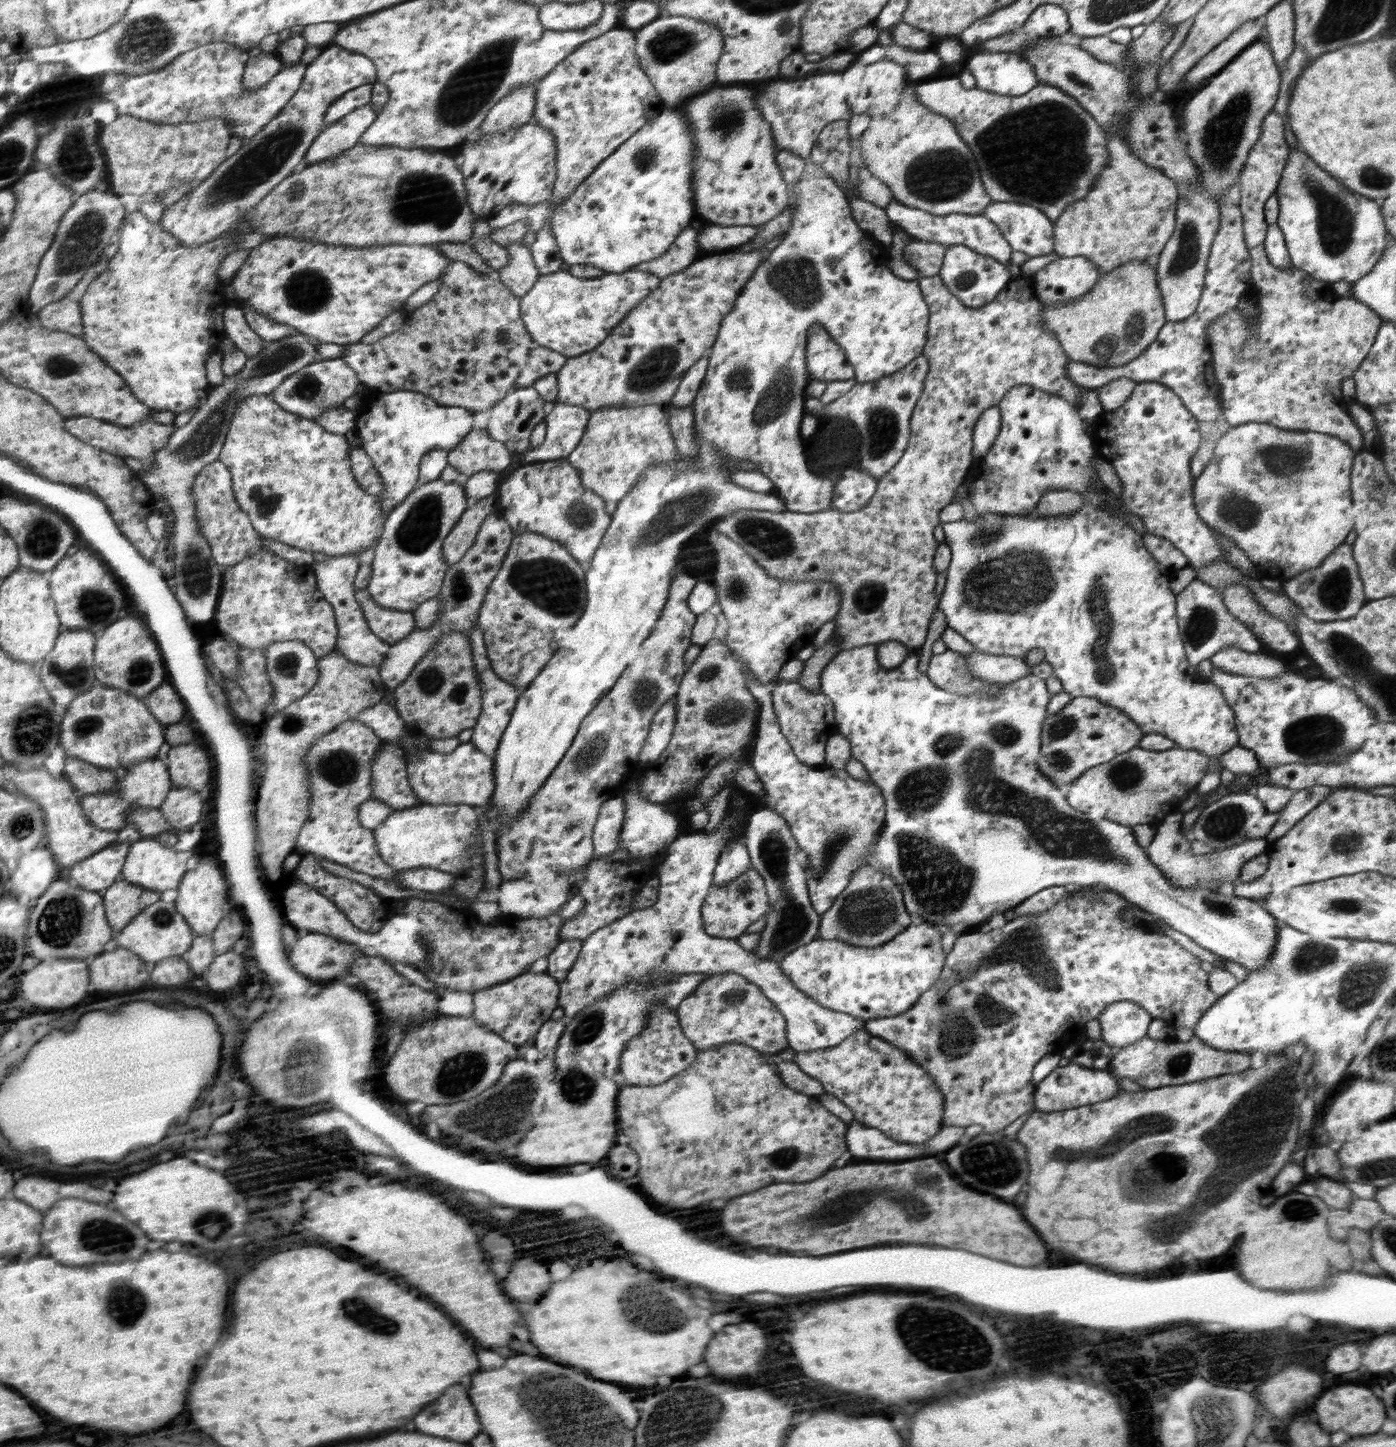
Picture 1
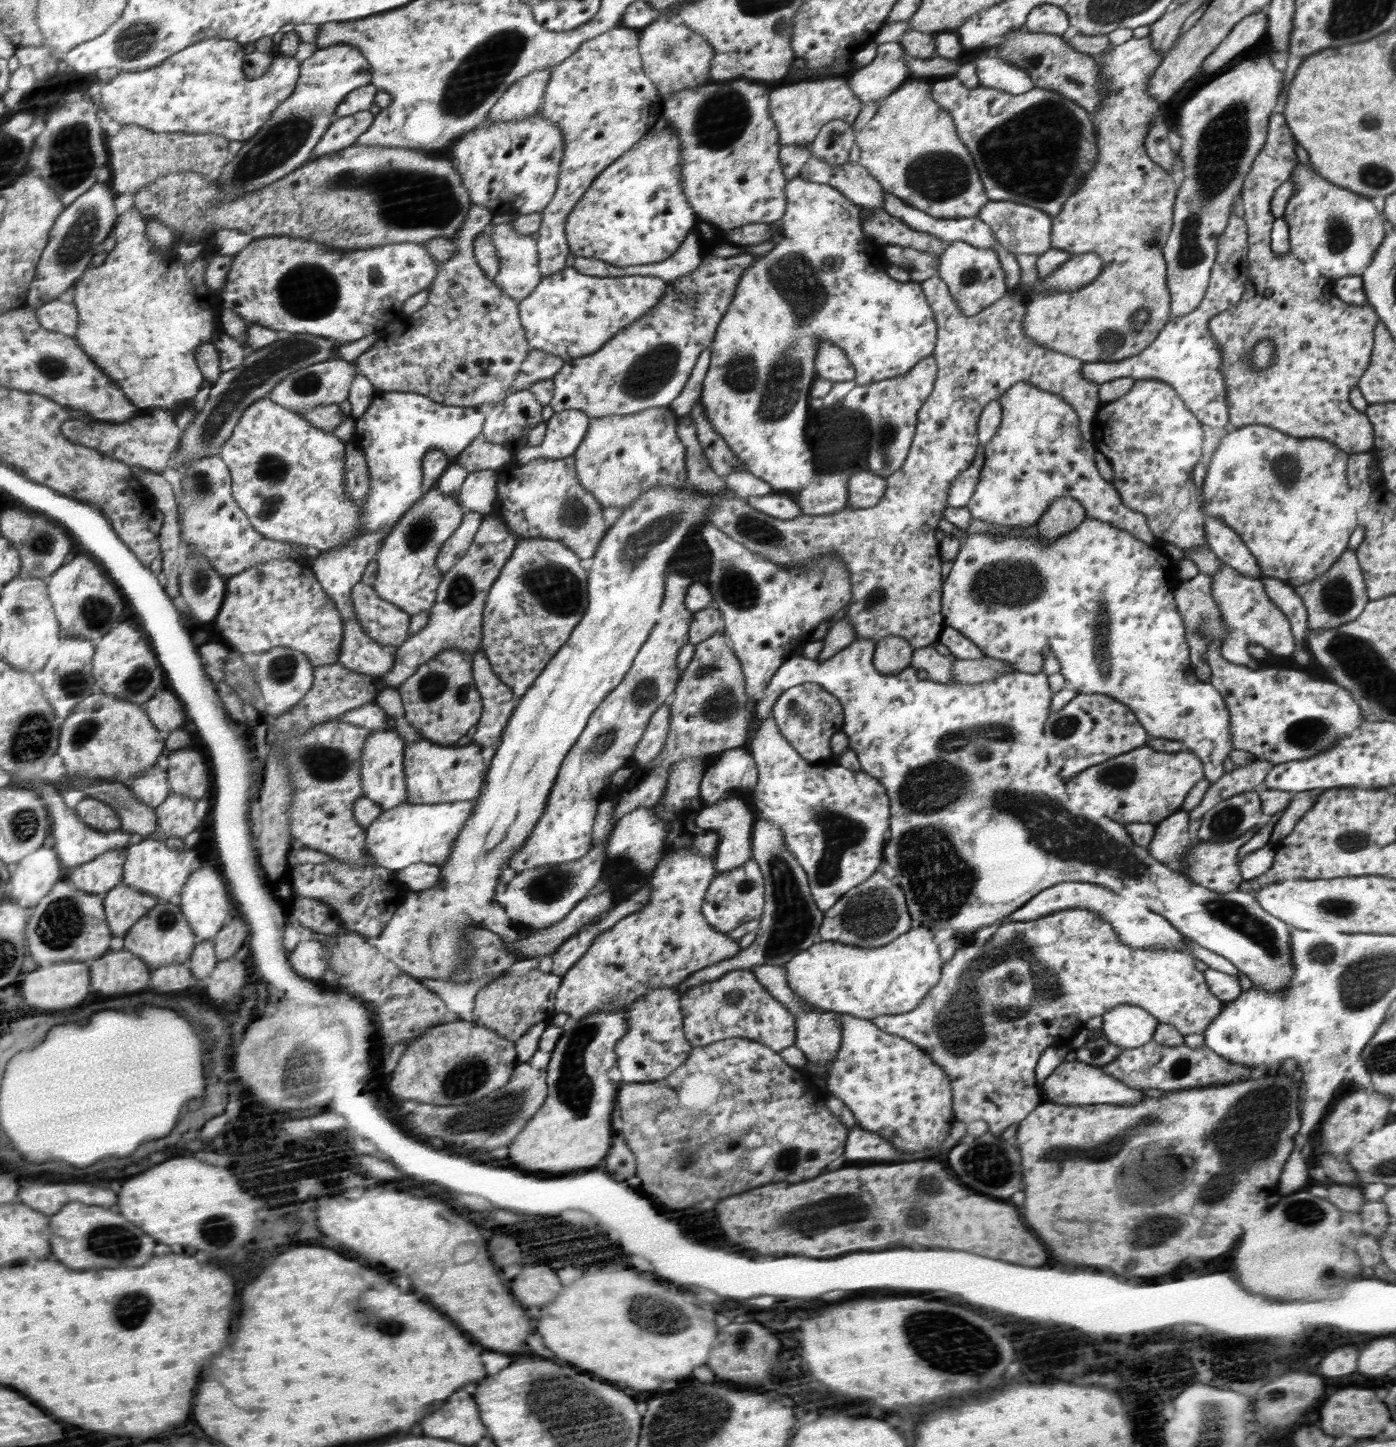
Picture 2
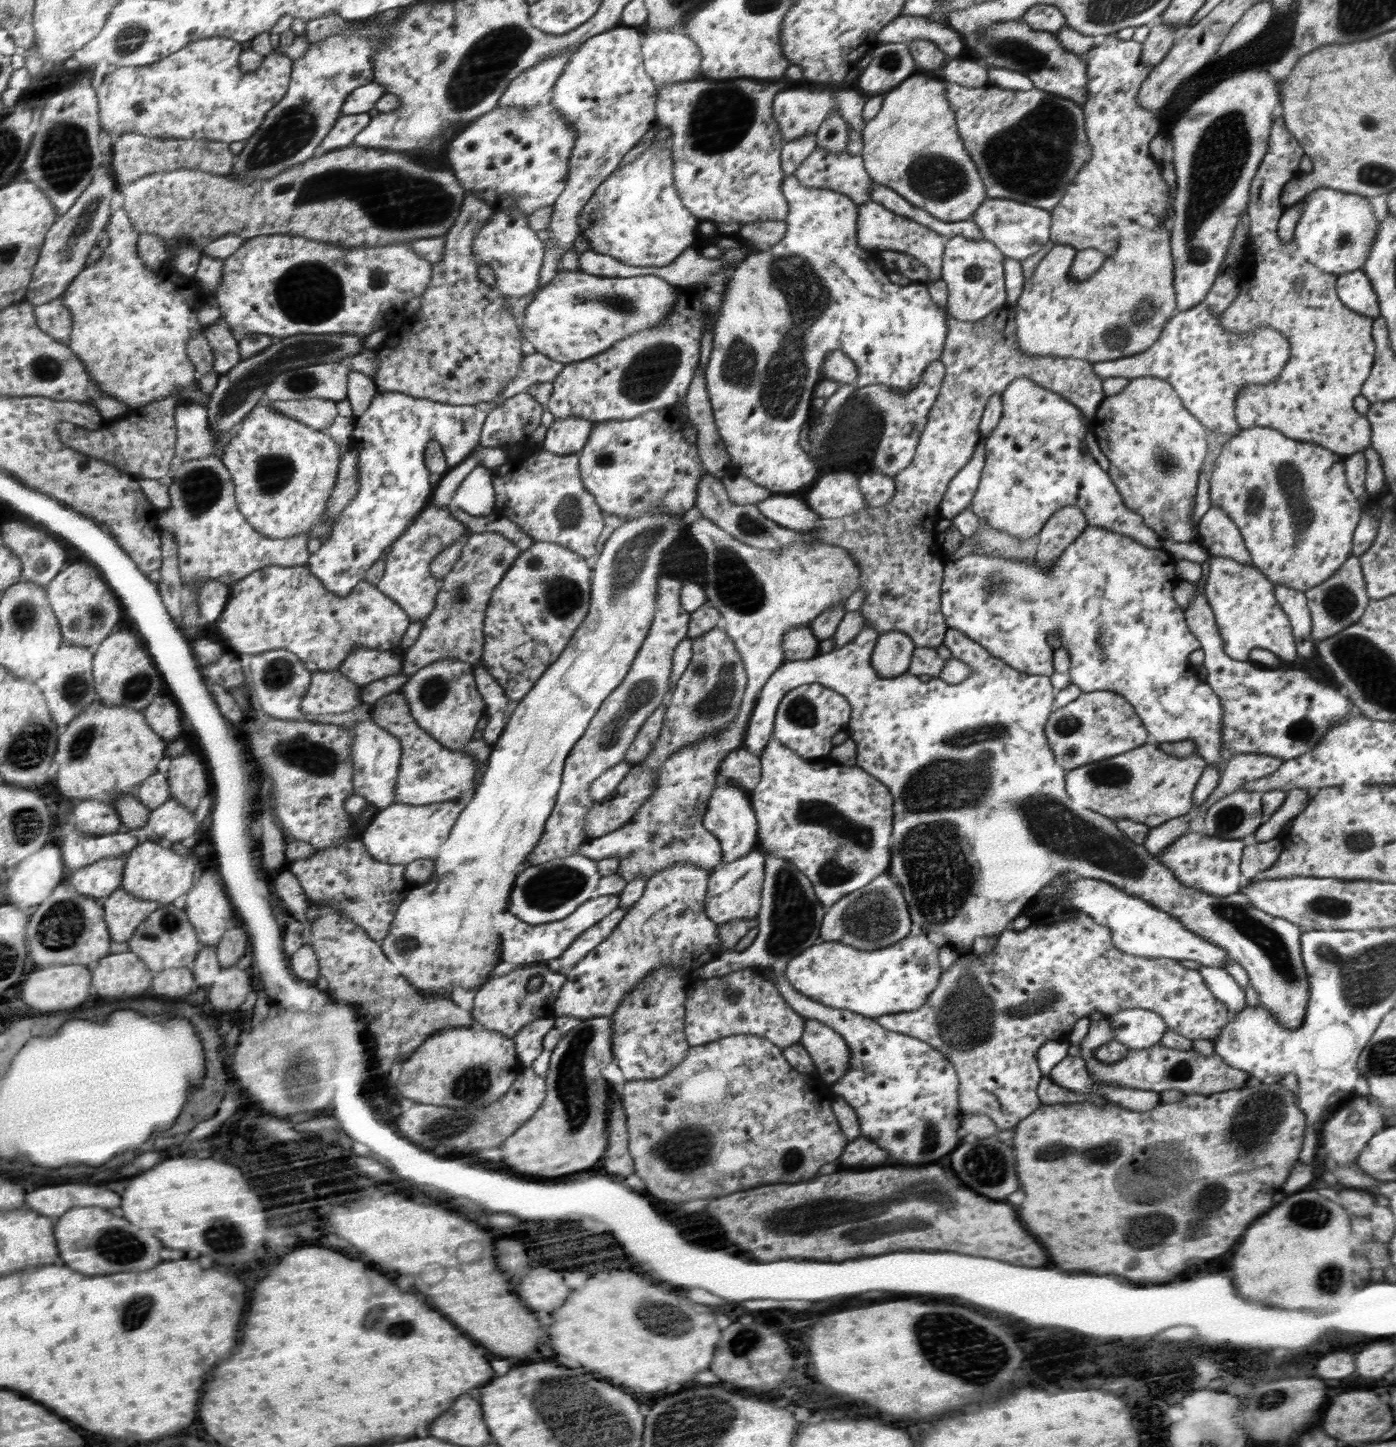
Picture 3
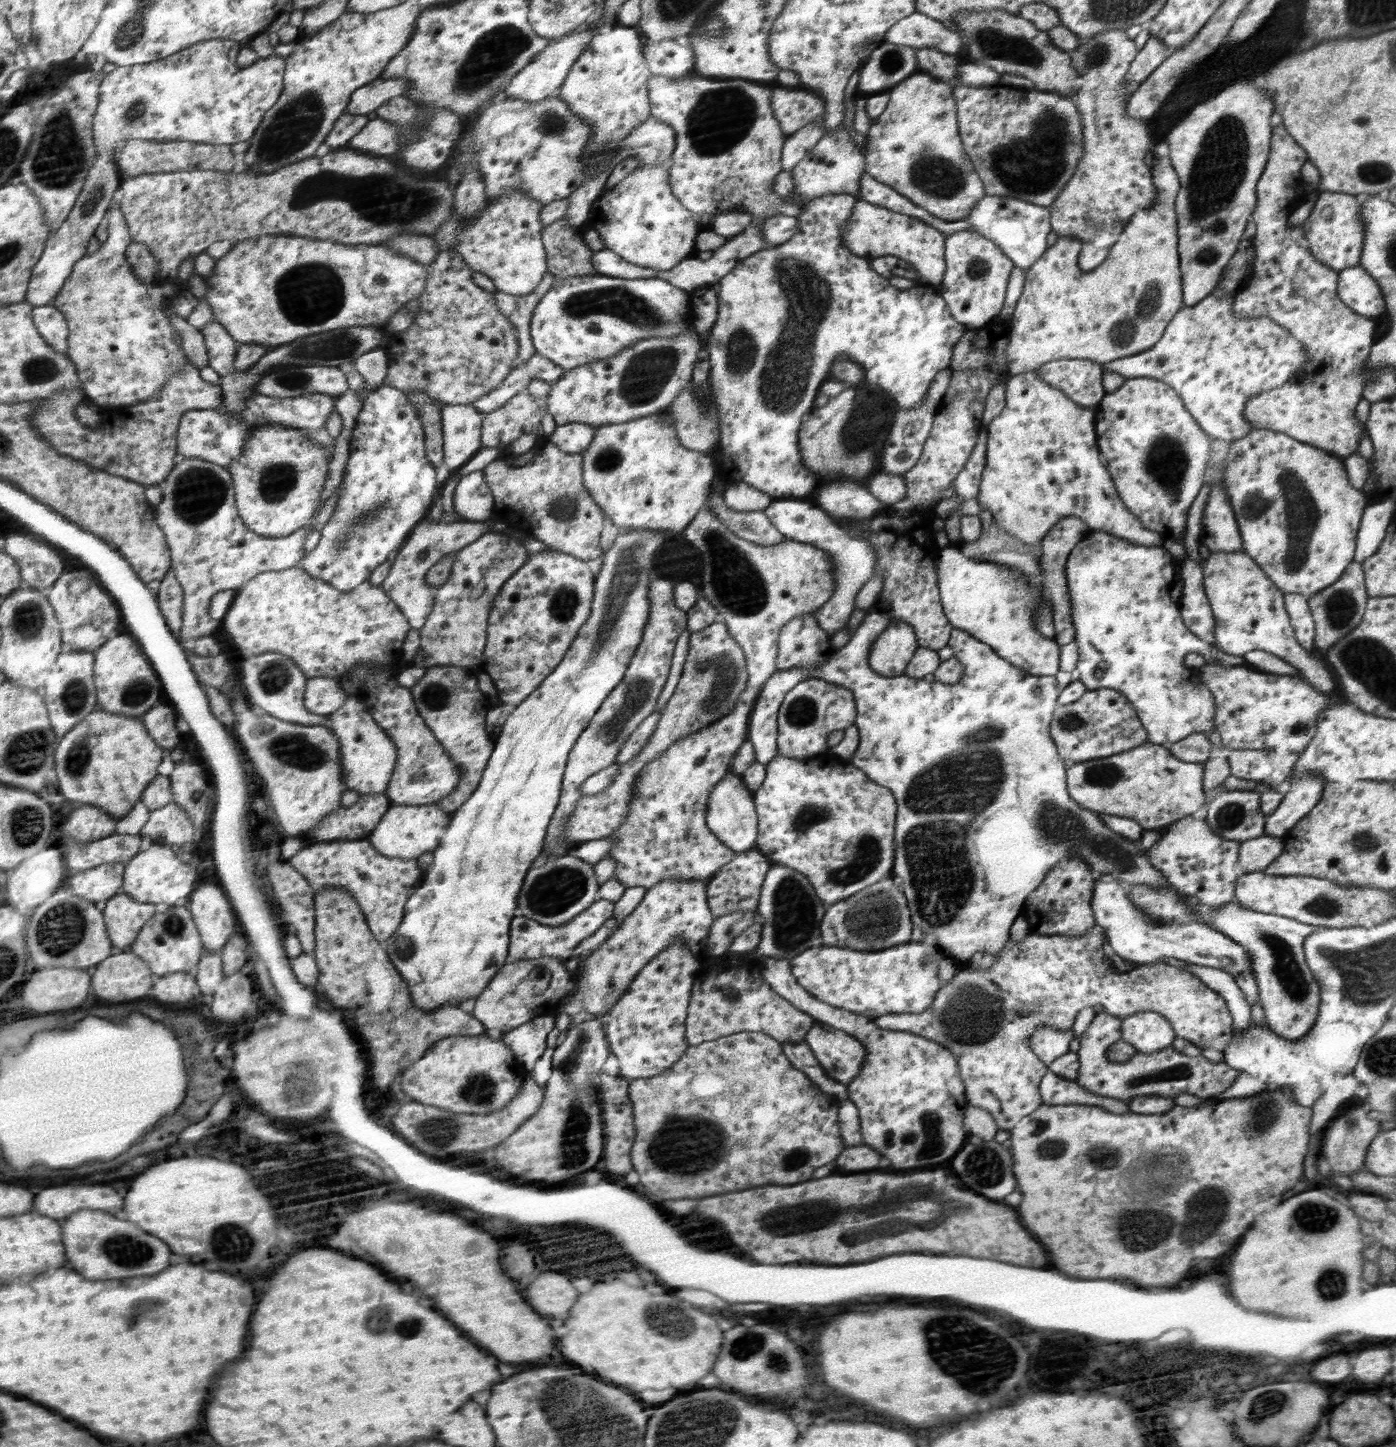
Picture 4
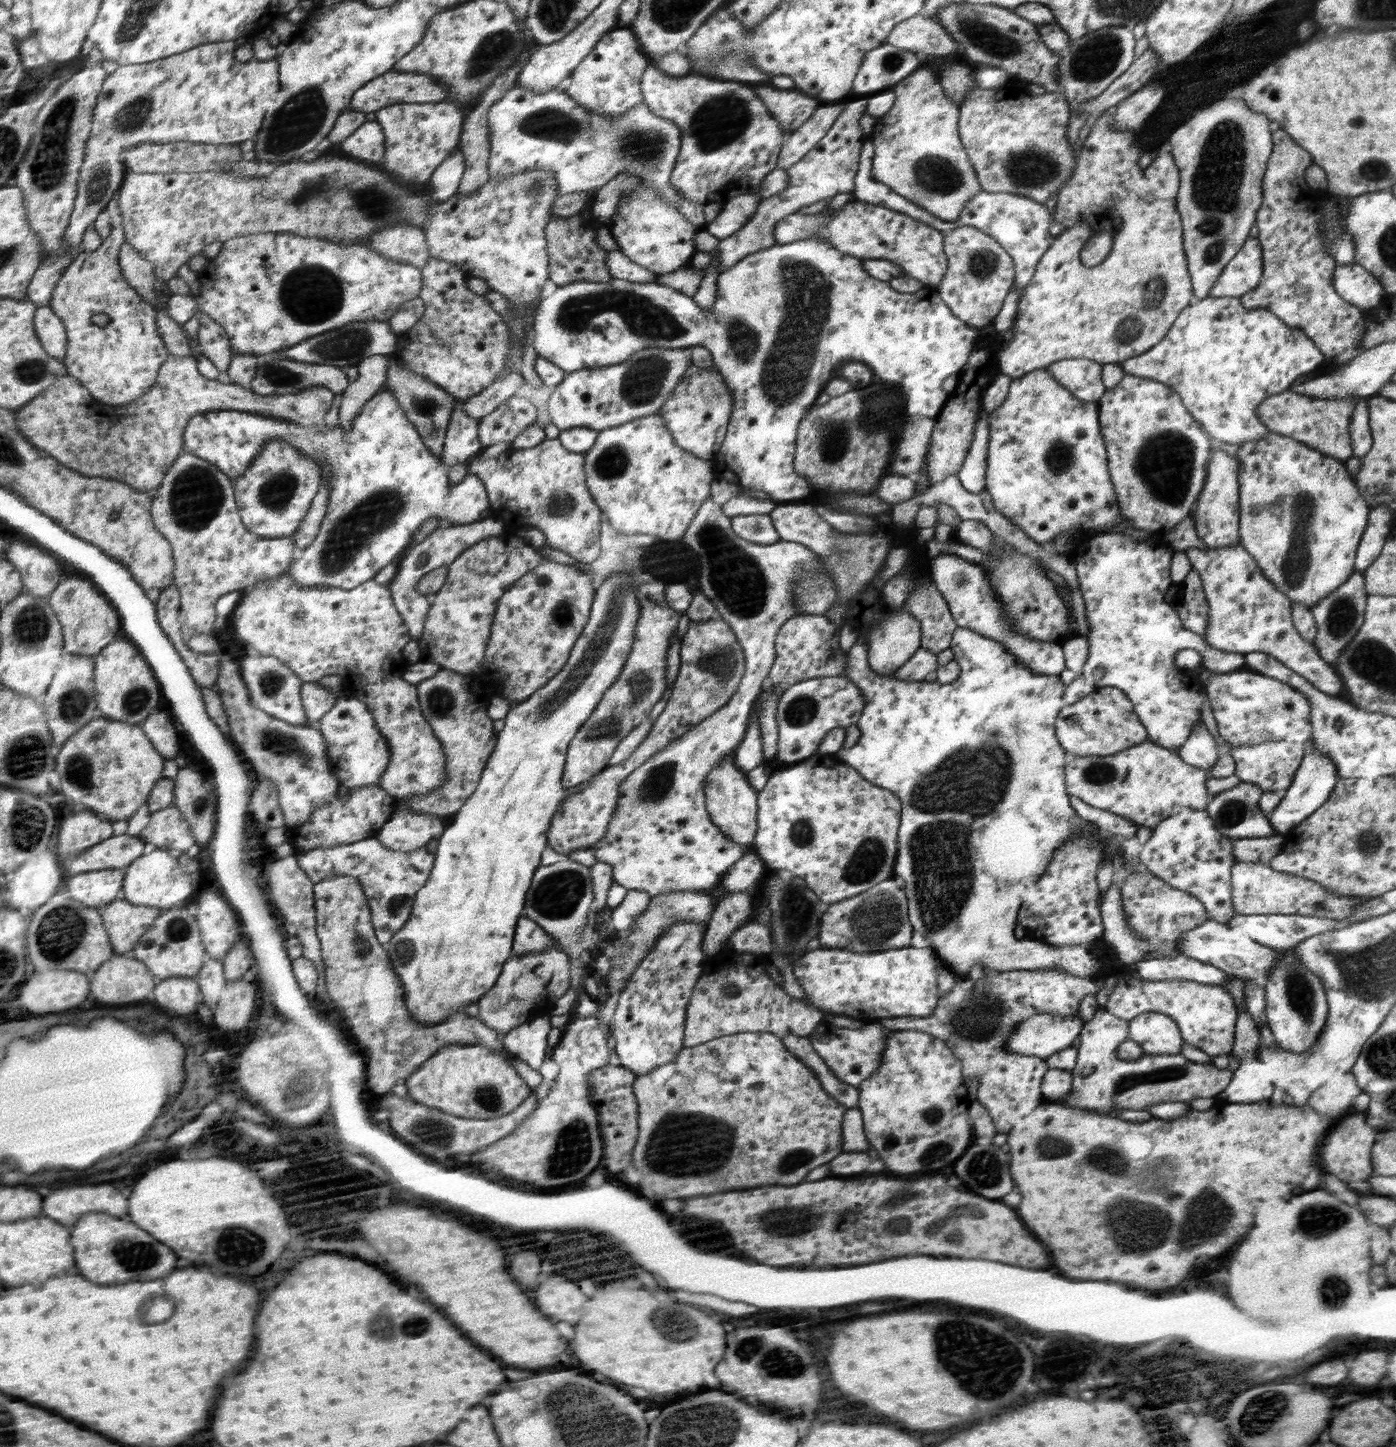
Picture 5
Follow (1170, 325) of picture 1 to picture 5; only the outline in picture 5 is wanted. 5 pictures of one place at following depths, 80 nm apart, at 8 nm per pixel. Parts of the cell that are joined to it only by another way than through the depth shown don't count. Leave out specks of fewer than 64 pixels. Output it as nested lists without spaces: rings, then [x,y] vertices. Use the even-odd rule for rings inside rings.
[[[1206,297],[1181,310],[1165,337],[1151,350],[1120,364],[1125,374],[1151,378],[1172,387],[1182,397],[1186,410],[1212,440],[1239,446],[1270,433],[1258,420],[1255,408],[1265,398],[1290,389],[1297,379],[1313,375],[1322,362],[1324,353],[1320,353],[1303,330],[1286,326],[1269,310],[1244,308],[1238,297]]]

